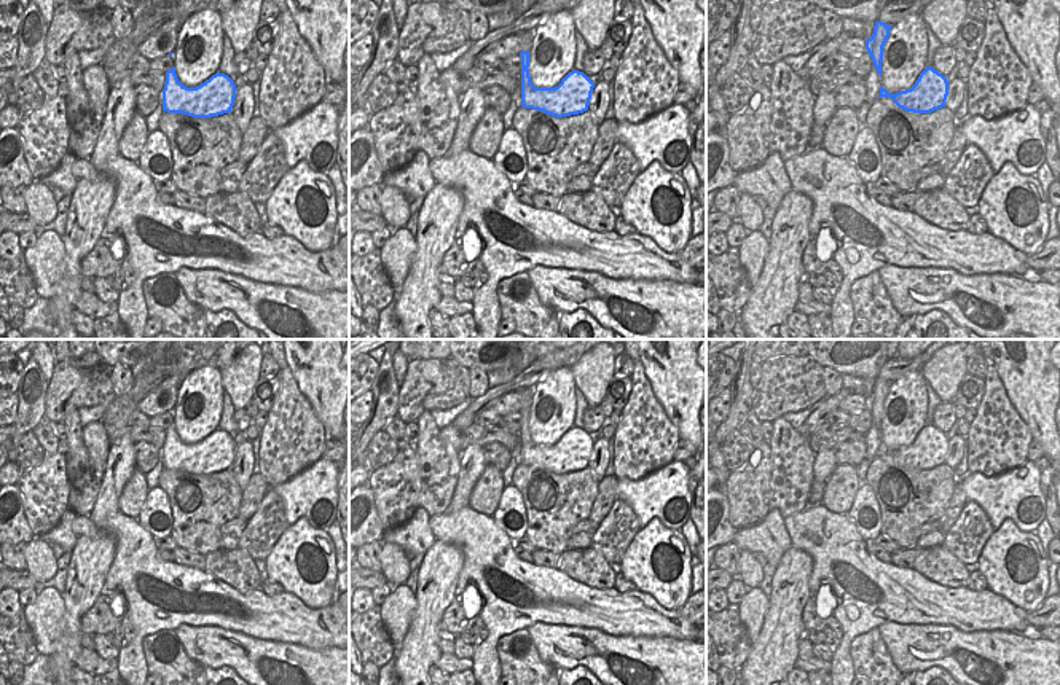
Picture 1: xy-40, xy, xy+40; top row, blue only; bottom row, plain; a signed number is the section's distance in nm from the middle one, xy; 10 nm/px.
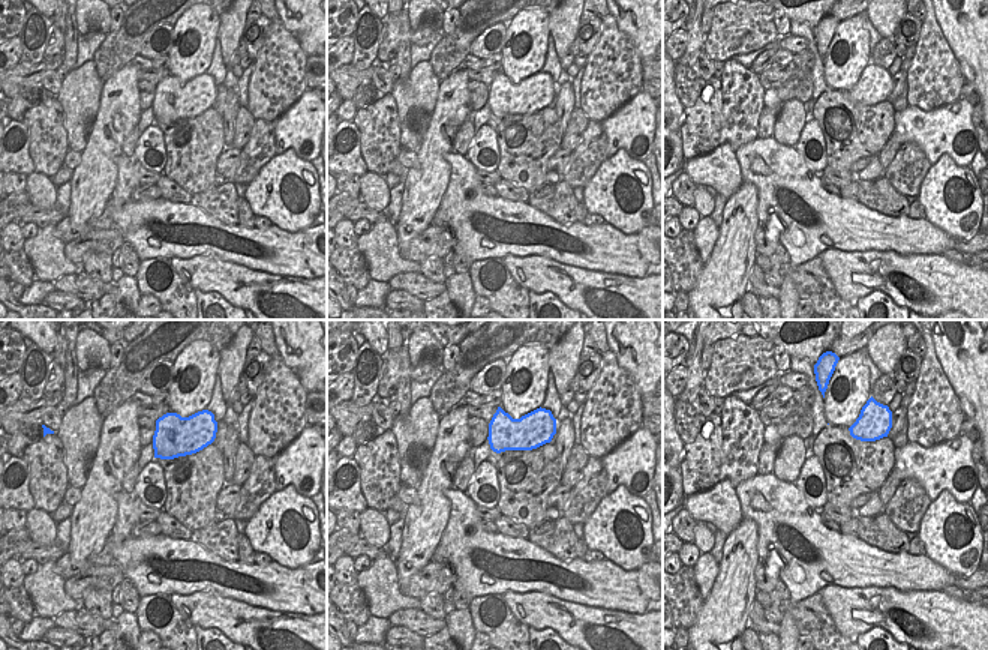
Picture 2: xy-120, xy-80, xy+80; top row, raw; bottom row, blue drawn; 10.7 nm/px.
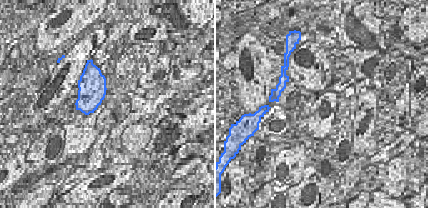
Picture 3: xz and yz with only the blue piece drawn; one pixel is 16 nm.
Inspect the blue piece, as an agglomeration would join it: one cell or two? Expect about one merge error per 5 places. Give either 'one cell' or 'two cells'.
one cell

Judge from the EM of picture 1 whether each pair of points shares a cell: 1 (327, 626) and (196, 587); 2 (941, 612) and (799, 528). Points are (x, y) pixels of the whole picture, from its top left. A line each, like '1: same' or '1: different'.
1: same
2: same

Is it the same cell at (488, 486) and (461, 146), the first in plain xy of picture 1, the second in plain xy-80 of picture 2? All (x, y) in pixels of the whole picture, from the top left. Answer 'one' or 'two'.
one

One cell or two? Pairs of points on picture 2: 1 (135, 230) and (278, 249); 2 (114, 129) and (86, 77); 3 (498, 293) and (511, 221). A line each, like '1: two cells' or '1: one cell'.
1: one cell
2: two cells
3: two cells

